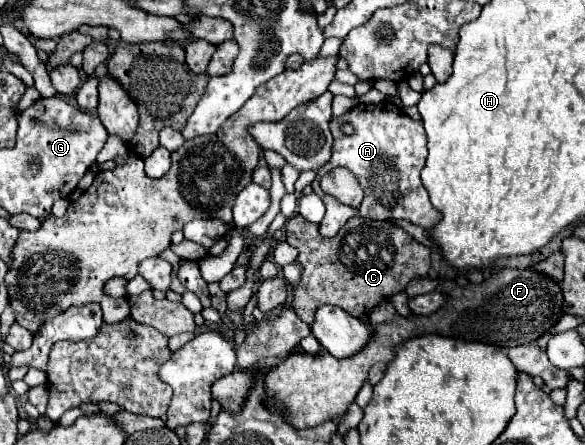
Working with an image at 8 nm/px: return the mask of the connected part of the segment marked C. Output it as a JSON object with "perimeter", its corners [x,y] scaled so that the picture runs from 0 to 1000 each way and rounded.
{"perimeter":[[[508,481],[487,503],[487,521],[491,521],[487,539],[511,562],[508,584],[521,602],[515,620],[515,638],[501,647],[501,688],[504,688],[504,701],[515,710],[515,719],[525,724],[528,733],[538,724],[538,692],[556,683],[583,688],[593,706],[607,715],[631,710],[638,692],[644,692],[662,670],[689,656],[703,629],[730,620],[737,602],[737,557],[706,539],[685,508],[679,508],[668,494],[631,494],[621,485],[603,485],[579,517],[576,530],[556,535],[556,530],[545,530],[545,503],[525,499],[515,481]]]}

